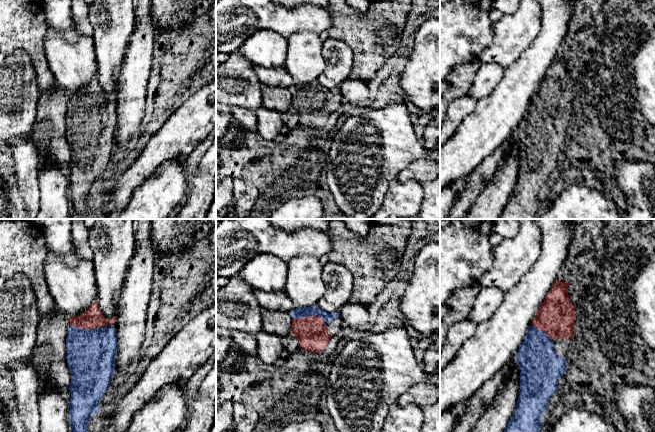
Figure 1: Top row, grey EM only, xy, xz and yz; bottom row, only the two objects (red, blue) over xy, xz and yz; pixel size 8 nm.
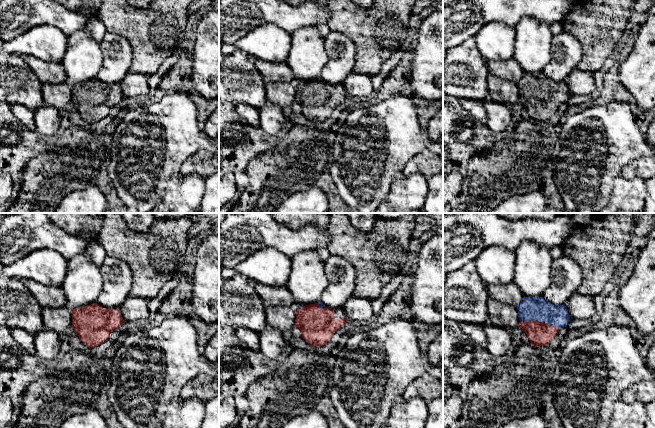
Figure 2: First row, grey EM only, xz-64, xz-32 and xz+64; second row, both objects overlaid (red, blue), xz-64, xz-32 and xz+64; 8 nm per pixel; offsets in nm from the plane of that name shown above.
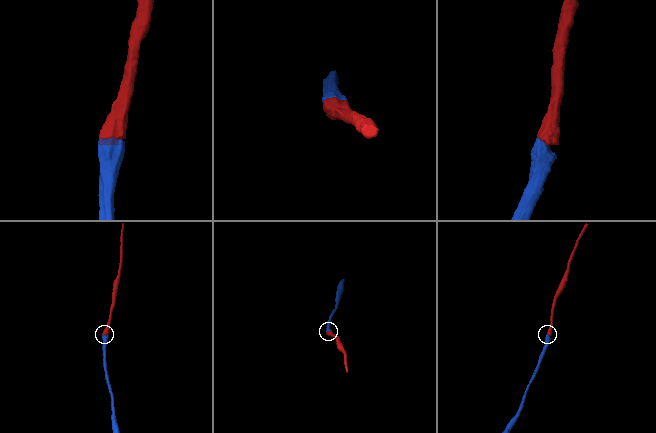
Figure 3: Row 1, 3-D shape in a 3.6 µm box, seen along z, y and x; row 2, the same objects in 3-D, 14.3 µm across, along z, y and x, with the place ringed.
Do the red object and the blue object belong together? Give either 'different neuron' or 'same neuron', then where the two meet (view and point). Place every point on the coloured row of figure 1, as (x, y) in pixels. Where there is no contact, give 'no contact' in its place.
same neuron; meets red in xy at (88, 329)

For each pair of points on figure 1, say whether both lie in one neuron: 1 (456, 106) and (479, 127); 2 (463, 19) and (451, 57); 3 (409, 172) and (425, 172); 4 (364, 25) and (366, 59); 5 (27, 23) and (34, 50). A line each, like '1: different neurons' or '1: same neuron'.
1: different neurons
2: same neuron
3: same neuron
4: same neuron
5: same neuron

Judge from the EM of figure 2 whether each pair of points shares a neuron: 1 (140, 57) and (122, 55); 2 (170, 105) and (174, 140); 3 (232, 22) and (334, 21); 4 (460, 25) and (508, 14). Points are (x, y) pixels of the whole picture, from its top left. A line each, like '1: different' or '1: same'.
1: different
2: same
3: different
4: same

